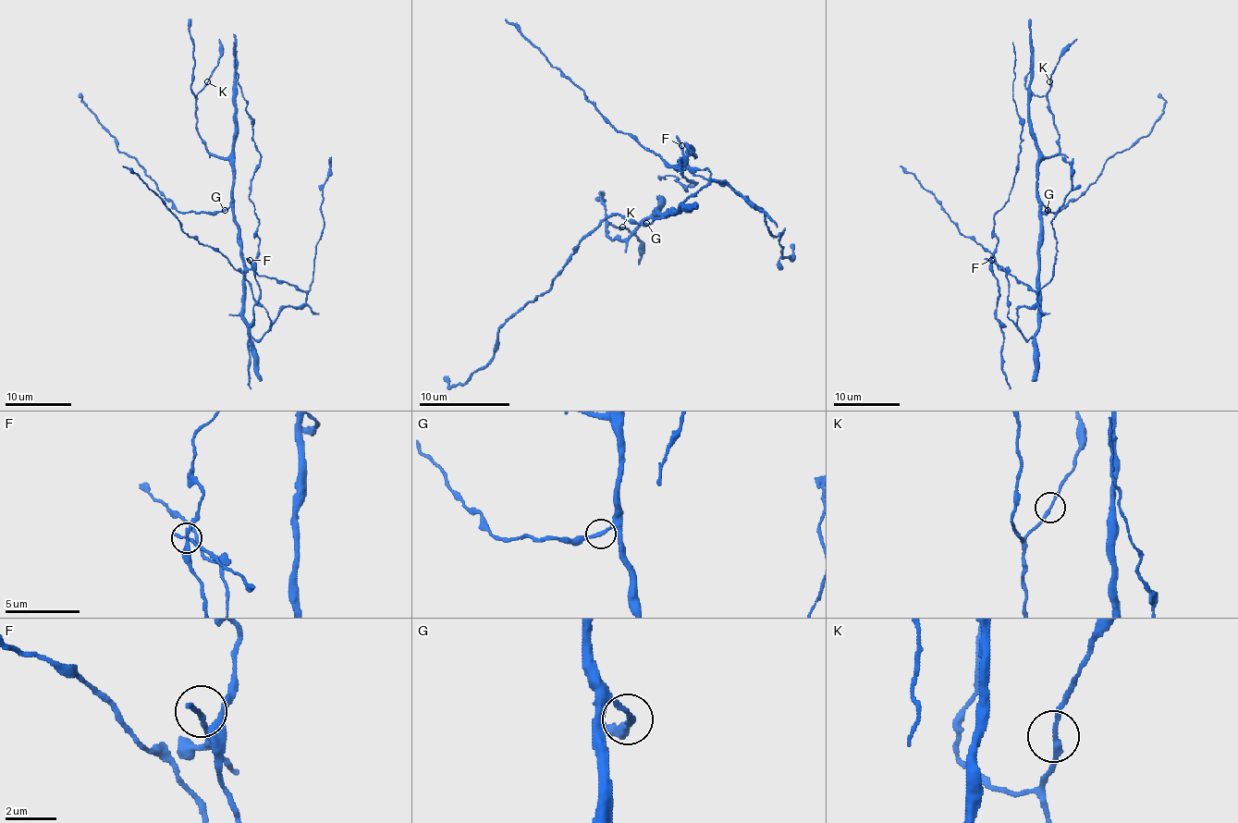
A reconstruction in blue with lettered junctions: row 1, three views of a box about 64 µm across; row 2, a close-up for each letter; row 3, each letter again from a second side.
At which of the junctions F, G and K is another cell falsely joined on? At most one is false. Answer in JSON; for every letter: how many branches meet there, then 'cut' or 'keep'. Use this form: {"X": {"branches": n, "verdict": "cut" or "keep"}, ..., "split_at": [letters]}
{"F": {"branches": 2, "verdict": "keep"}, "G": {"branches": 2, "verdict": "keep"}, "K": {"branches": 2, "verdict": "keep"}, "split_at": []}

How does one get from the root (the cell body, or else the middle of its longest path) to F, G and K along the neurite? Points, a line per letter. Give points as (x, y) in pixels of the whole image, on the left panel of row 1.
F: (248, 327), (260, 339), (271, 321), (243, 273), (251, 266), (250, 260)
G: (248, 327), (243, 316), (243, 253), (239, 227), (230, 207), (225, 211)
K: (248, 327), (243, 316), (239, 227), (233, 212), (233, 166), (214, 156), (197, 129), (195, 98), (207, 82)

